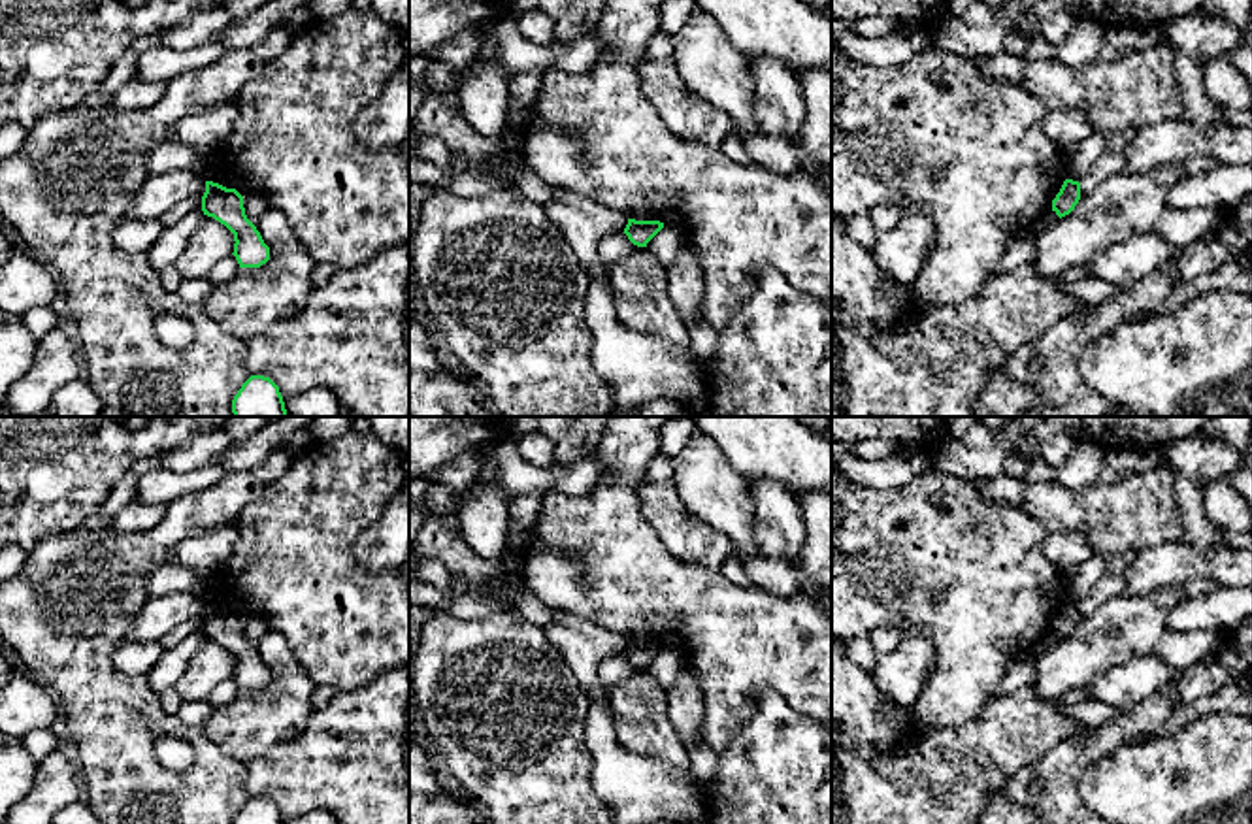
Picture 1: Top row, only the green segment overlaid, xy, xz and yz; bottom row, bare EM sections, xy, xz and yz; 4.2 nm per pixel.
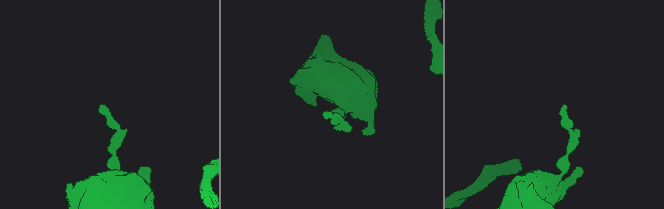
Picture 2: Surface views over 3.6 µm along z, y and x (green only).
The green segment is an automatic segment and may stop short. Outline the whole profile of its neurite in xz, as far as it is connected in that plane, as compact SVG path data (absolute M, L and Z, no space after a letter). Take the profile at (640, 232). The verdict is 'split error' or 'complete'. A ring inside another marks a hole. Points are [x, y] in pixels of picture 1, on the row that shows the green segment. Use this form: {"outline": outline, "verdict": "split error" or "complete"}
{"outline": "M628 219L624 234L637 247L647 247L647 243L664 228L660 221L635 221Z", "verdict": "complete"}

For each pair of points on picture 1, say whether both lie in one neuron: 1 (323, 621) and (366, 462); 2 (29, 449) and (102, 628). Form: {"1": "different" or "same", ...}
{"1": "same", "2": "different"}

